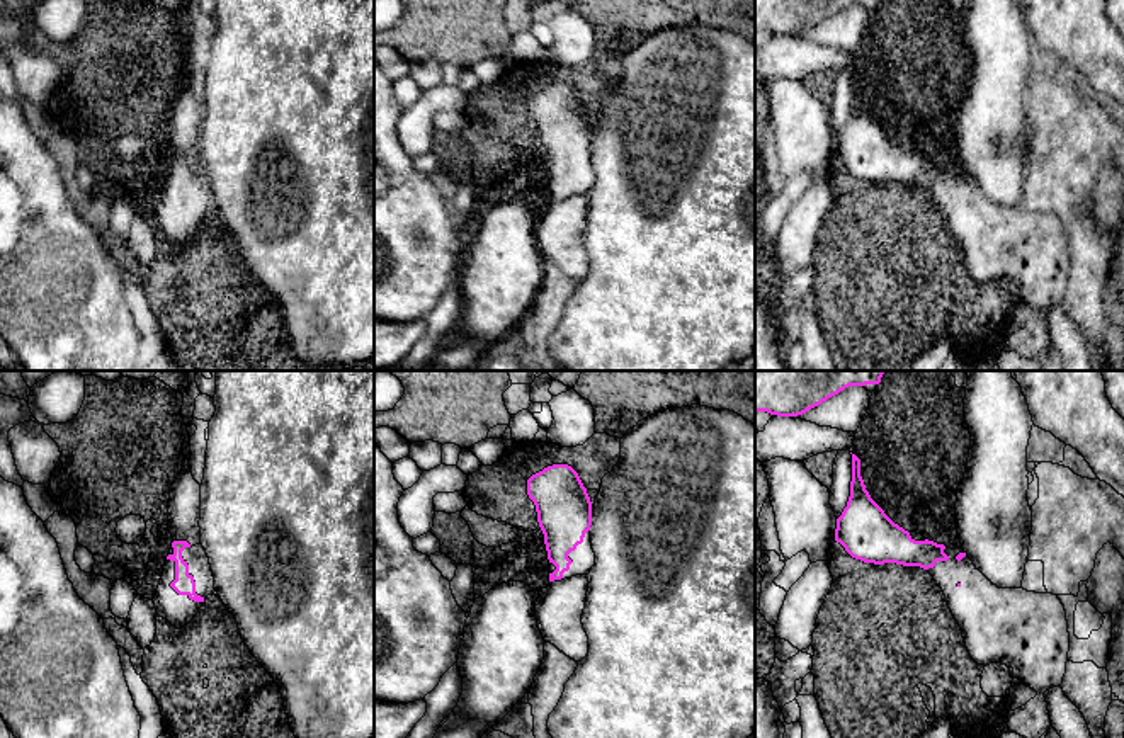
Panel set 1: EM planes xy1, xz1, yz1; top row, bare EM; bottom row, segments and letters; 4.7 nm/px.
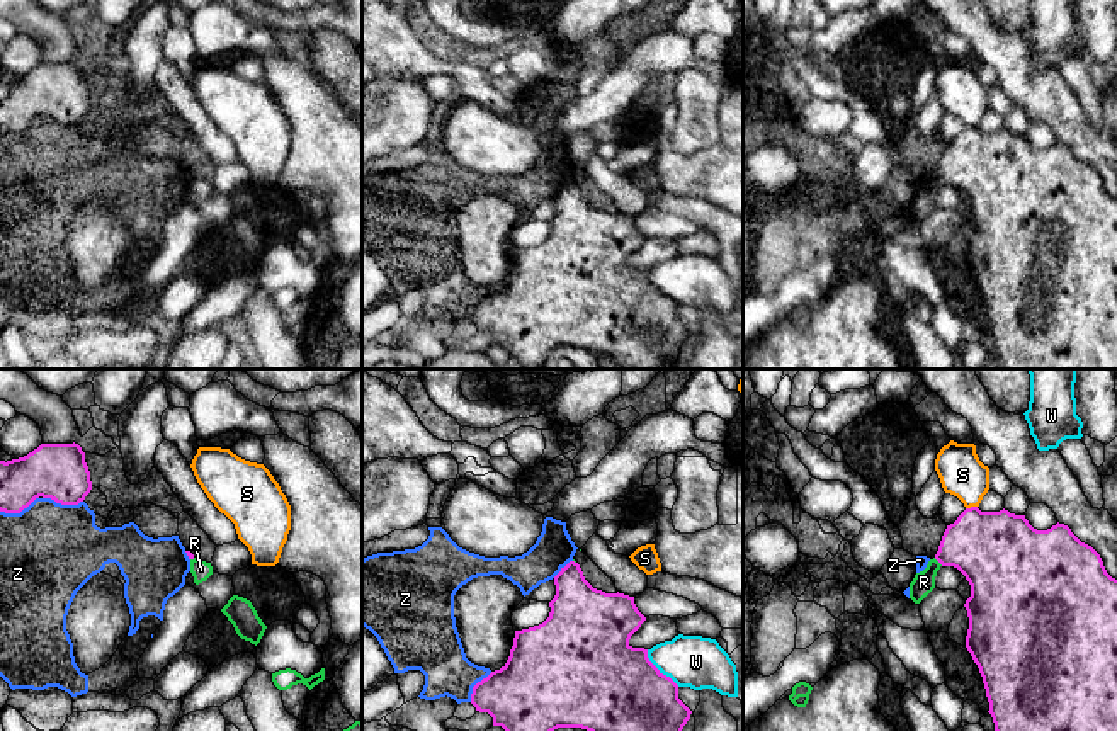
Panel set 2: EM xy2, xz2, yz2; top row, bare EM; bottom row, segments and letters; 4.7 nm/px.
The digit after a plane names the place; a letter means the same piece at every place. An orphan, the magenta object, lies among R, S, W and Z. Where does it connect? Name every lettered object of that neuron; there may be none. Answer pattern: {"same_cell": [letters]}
{"same_cell": []}

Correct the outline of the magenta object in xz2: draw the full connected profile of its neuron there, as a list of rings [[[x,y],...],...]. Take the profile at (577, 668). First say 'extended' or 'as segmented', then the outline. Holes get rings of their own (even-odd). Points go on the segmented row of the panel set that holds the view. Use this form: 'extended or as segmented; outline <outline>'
as segmented; outline [[[570,561],[554,576],[556,595],[549,617],[534,627],[515,631],[507,663],[473,687],[471,704],[493,717],[505,731],[554,731],[581,728],[587,731],[682,731],[692,711],[678,699],[678,685],[648,658],[648,649],[632,648],[631,636],[646,617],[634,597],[593,588],[578,563]]]

